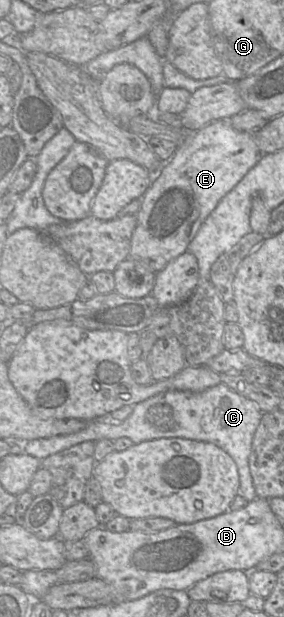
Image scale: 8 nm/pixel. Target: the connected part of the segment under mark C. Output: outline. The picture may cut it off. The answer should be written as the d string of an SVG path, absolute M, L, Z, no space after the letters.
M223 382L201 392L189 390L169 390L158 393L135 405L128 418L114 422L110 417L95 419L82 430L48 438L40 438L23 443L24 452L43 460L55 453L85 441L97 442L101 439L116 440L127 437L134 444L160 438L185 438L217 445L227 452L238 468L239 492L248 502L257 498L249 467L252 442L263 412L258 405Z

